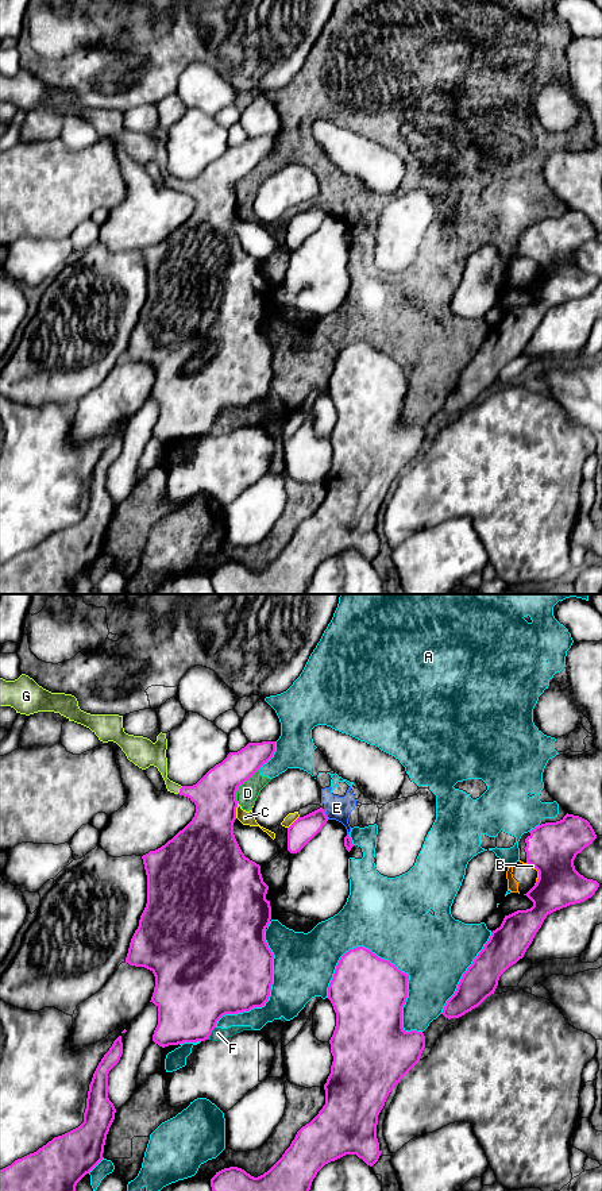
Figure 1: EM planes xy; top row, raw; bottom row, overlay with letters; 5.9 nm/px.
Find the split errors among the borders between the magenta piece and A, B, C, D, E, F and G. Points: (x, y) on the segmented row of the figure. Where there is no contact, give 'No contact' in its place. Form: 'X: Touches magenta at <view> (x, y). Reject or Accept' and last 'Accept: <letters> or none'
A: Touches magenta at xy (408, 976). Reject
B: Touches magenta at xy (539, 875). Reject
C: Touches magenta at xy (235, 810). Reject
D: Touches magenta at xy (240, 783). Reject
E: Touches magenta at xy (325, 814). Reject
F: Touches magenta at xy (211, 1032). Reject
G: Touches magenta at xy (180, 790). Accept
Accept: G

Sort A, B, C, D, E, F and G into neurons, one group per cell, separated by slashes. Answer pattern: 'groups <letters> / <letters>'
groups A C D E F / B / G

